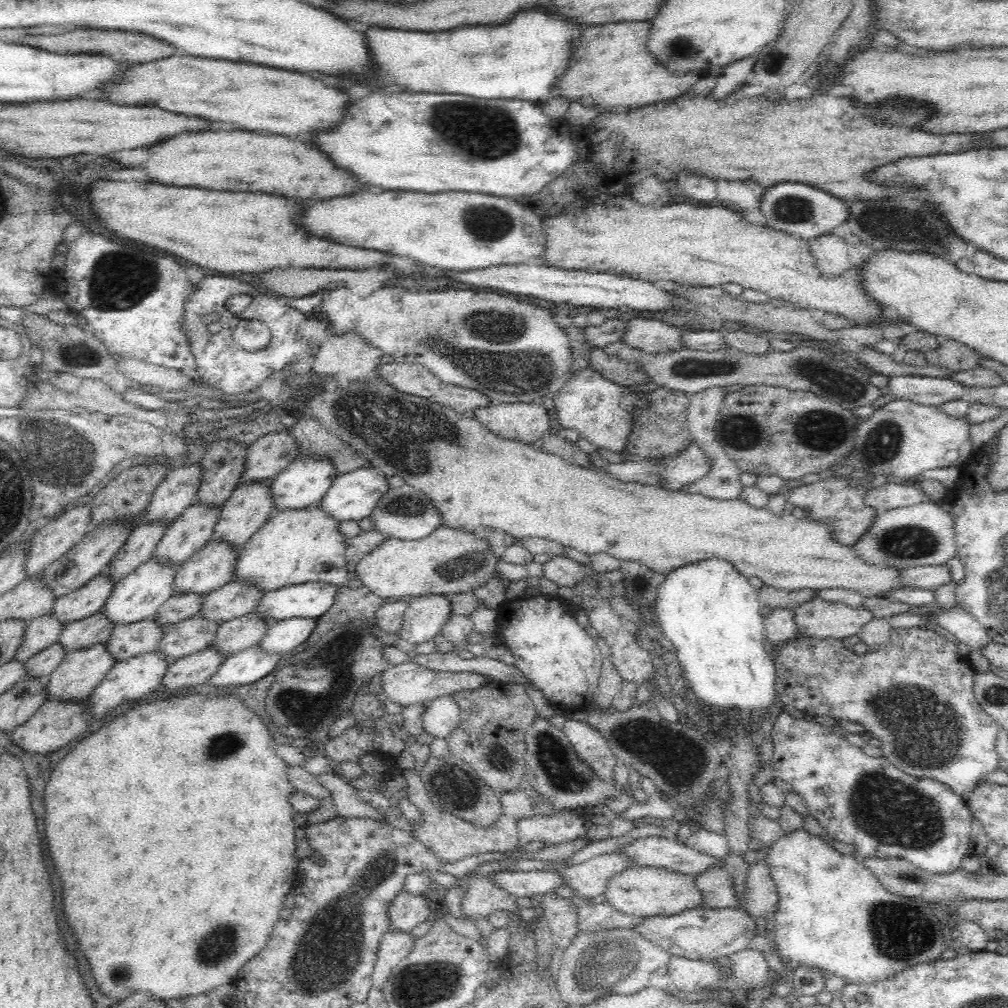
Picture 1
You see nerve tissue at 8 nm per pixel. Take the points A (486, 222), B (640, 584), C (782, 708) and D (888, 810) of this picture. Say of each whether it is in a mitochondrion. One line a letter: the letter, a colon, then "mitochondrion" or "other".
A: mitochondrion
B: other
C: other
D: mitochondrion

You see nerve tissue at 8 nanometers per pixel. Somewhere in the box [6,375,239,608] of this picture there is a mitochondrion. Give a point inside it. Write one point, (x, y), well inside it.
(58, 454)

